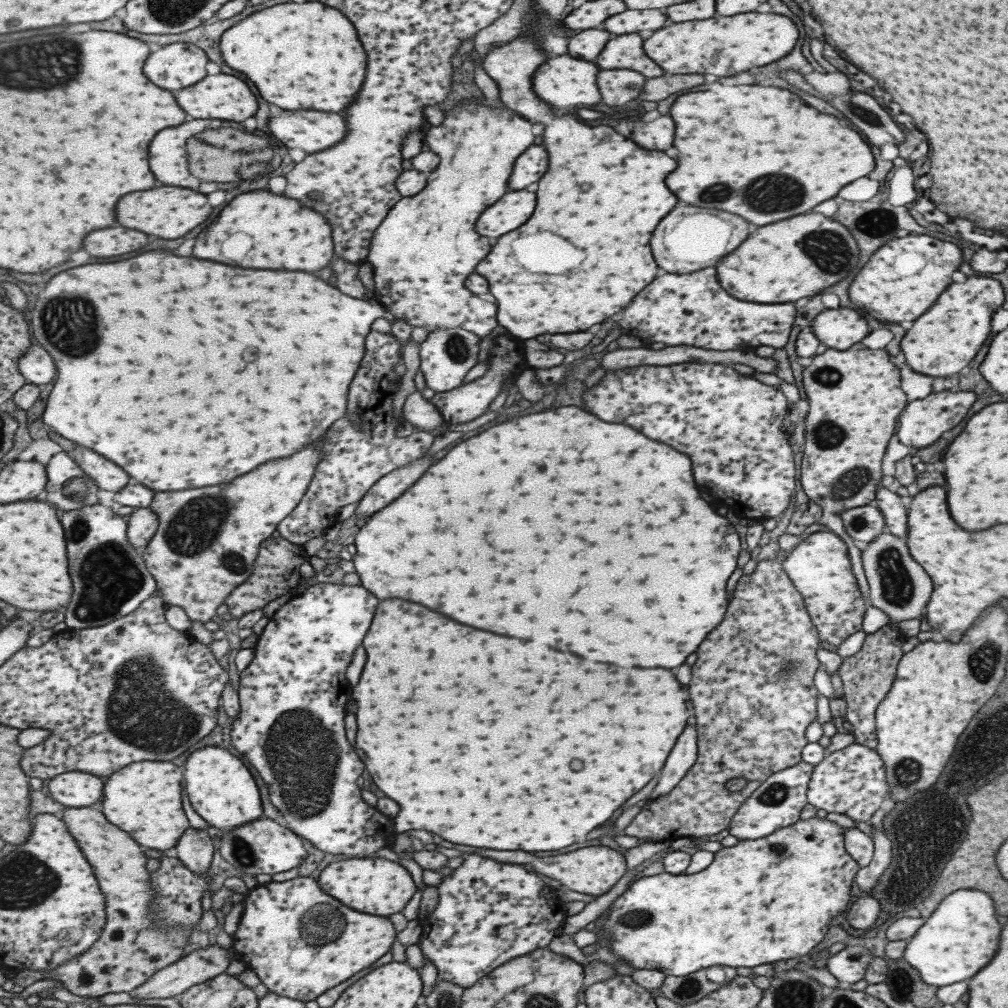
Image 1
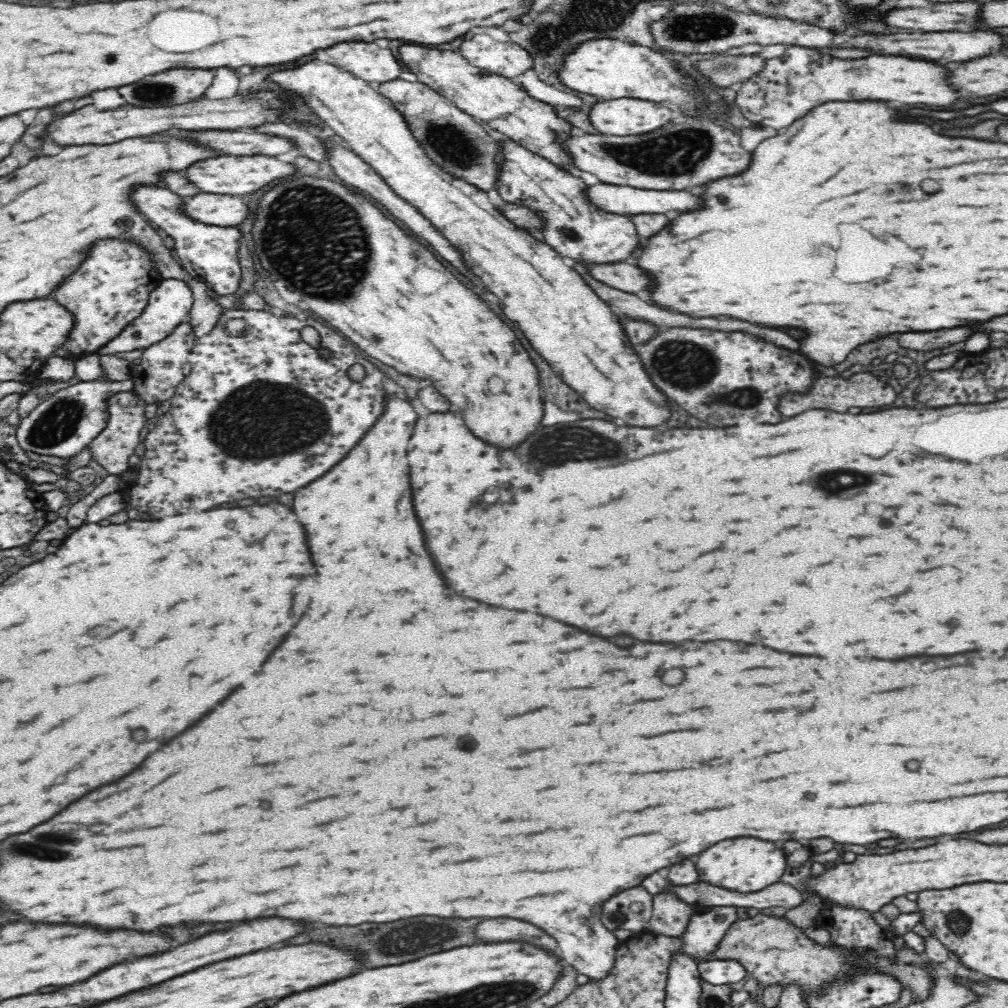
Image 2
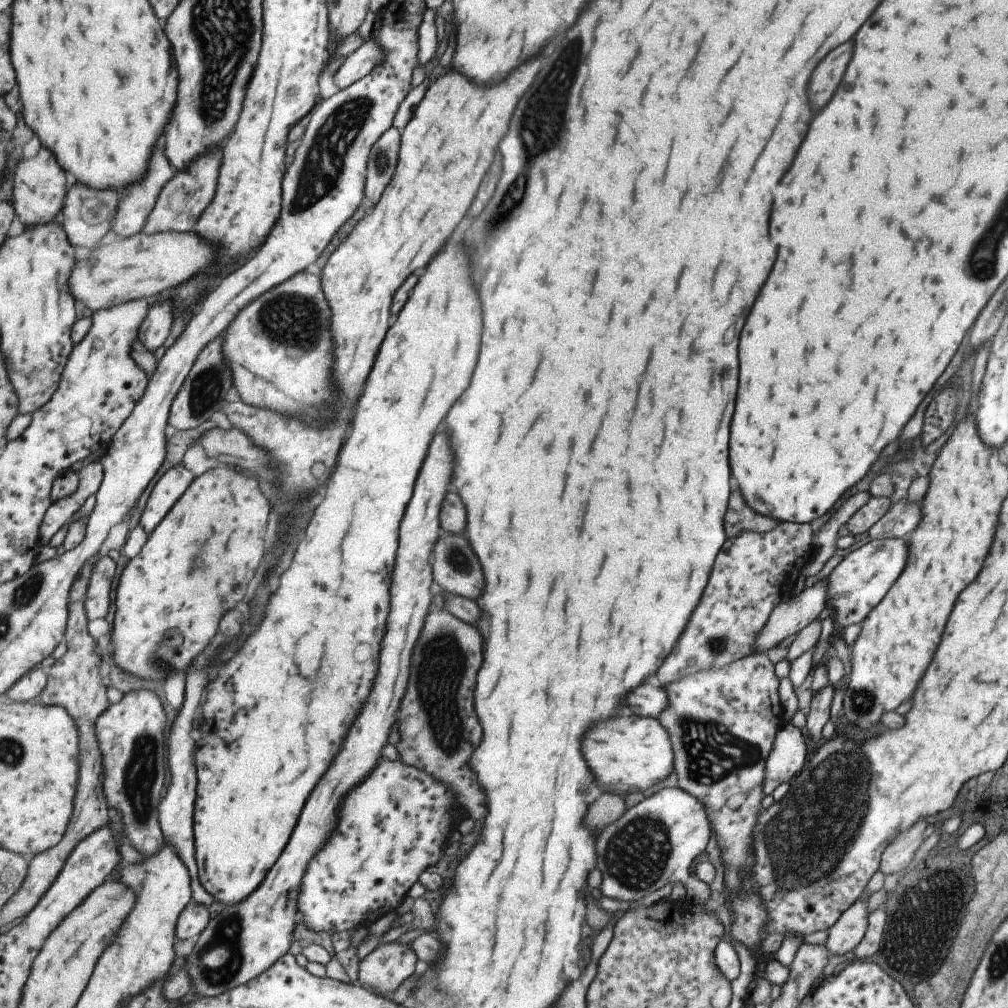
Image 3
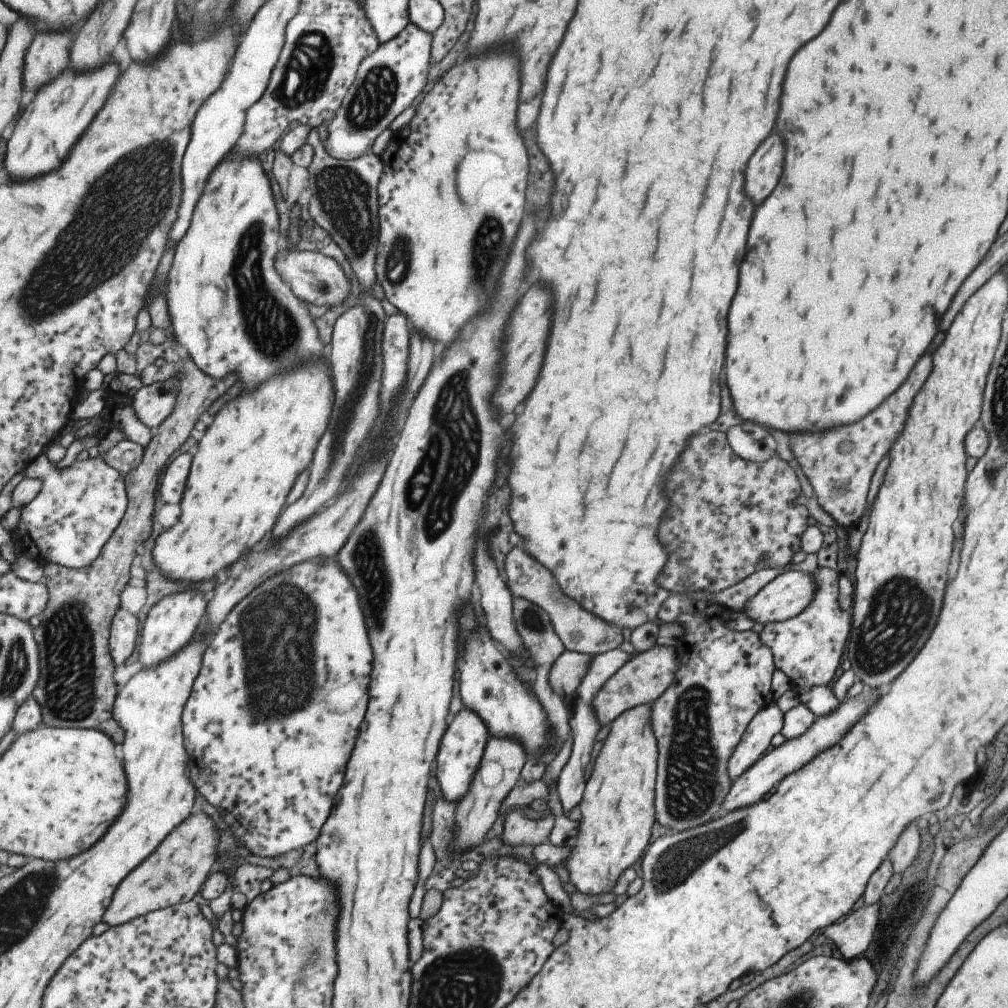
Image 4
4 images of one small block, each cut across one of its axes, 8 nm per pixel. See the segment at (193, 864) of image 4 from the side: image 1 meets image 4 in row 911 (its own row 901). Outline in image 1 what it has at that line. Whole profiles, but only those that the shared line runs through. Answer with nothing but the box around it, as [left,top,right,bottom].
[17,808,193,998]

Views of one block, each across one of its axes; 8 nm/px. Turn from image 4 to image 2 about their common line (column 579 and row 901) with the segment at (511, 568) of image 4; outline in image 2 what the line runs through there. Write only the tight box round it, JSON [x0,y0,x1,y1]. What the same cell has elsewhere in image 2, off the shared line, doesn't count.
[602,886,654,934]

